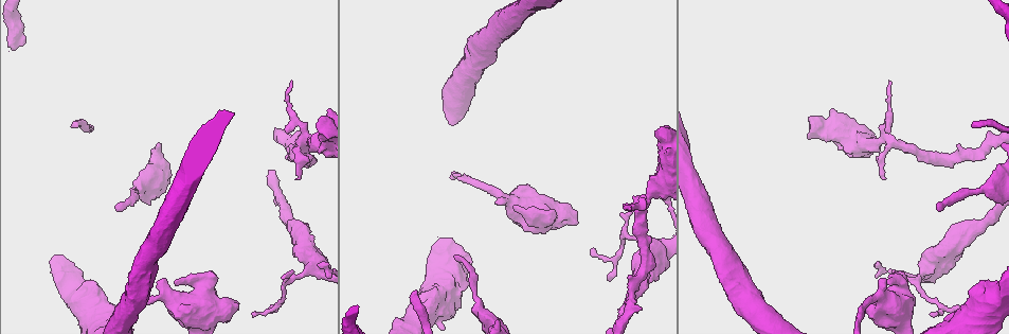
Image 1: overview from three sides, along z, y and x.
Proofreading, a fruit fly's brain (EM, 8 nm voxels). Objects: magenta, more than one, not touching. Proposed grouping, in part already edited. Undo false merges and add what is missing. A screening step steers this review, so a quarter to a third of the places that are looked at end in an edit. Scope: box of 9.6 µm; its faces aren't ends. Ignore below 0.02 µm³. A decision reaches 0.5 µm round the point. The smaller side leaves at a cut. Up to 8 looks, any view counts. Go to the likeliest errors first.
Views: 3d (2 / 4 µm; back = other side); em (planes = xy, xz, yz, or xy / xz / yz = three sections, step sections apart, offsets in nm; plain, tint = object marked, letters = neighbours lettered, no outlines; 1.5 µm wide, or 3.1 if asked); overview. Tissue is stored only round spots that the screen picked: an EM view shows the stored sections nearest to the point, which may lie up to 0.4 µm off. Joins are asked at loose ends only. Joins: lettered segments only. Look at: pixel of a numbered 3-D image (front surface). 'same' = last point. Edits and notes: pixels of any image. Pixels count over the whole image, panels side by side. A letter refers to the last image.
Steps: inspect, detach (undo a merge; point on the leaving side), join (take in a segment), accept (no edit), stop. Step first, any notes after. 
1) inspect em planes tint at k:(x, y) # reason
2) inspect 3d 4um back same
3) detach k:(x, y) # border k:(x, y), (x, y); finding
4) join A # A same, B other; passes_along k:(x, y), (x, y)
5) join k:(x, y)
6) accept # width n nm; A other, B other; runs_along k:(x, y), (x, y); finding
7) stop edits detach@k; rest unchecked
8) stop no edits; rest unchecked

inspect em xy step 4 letters at 1:(630, 208) # branch stops here

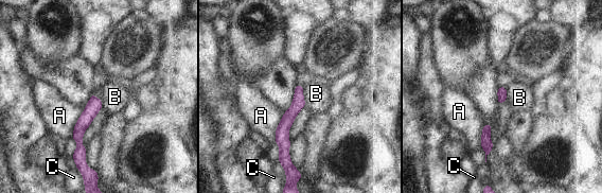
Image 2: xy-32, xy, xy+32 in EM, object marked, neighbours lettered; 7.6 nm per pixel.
accept # A other, B other, C other; none of them fits

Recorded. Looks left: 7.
inspect em yz step 8 letters at 1:(608, 280) # an open end

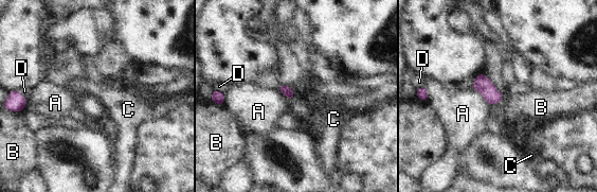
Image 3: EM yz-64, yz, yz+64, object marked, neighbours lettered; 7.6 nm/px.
inspect em planes letters same

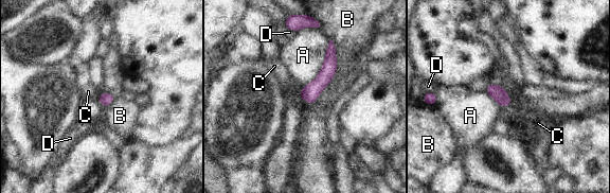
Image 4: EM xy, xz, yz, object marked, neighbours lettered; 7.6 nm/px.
accept # A other, B other, C other, D other; no lettered segment goes on from it

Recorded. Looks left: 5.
inspect 3d 2um at 1:(874, 266) # free end

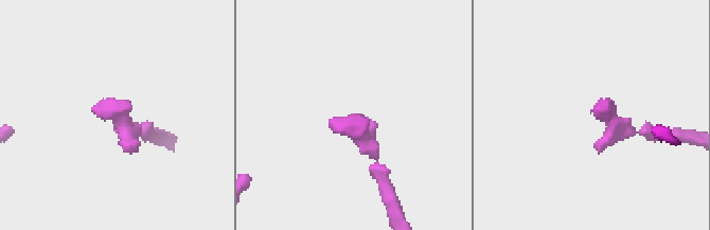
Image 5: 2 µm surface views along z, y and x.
inspect em yz step 8 letters at 5:(330, 121)

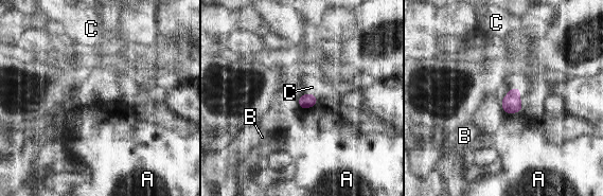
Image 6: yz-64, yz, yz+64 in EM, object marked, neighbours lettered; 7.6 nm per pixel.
inspect em planes letters same

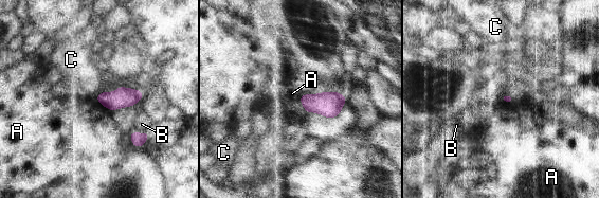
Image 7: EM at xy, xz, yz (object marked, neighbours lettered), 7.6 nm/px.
accept # A other, B other, C other; none of them fits

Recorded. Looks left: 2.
stop no edits; rest unchecked

